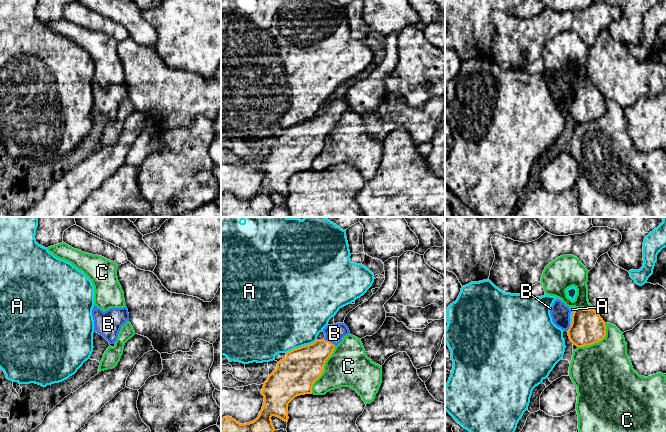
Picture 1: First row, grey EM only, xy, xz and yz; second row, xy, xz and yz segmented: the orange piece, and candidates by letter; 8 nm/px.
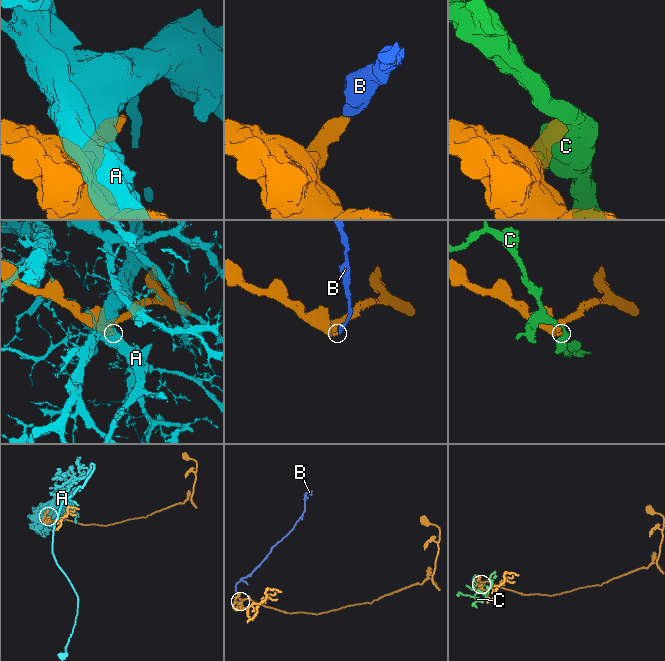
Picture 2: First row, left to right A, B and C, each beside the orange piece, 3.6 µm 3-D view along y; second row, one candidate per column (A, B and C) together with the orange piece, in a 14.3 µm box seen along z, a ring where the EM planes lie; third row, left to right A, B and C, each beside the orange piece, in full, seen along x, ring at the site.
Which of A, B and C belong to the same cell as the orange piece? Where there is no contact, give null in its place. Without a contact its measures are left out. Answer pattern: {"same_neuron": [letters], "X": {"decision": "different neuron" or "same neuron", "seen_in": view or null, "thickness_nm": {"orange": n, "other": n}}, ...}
{"same_neuron": ["B"], "A": {"decision": "different neuron", "seen_in": "xz", "thickness_nm": {"orange": 320, "other": 500}}, "B": {"decision": "same neuron", "seen_in": "xz", "thickness_nm": {"orange": 280, "other": 150}}, "C": {"decision": "different neuron", "seen_in": "xz", "thickness_nm": {"orange": 320, "other": 340}}}

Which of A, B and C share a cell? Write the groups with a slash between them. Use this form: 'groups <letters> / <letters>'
groups A / B / C

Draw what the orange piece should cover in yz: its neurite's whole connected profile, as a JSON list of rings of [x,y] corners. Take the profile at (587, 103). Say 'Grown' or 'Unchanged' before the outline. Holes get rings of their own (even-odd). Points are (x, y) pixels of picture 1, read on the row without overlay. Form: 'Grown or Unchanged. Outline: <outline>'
Grown. Outline: [[[559,75],[550,84],[553,99],[568,108],[573,121],[589,122],[605,114],[605,98],[594,85],[576,84],[572,92],[570,89],[570,84]]]

